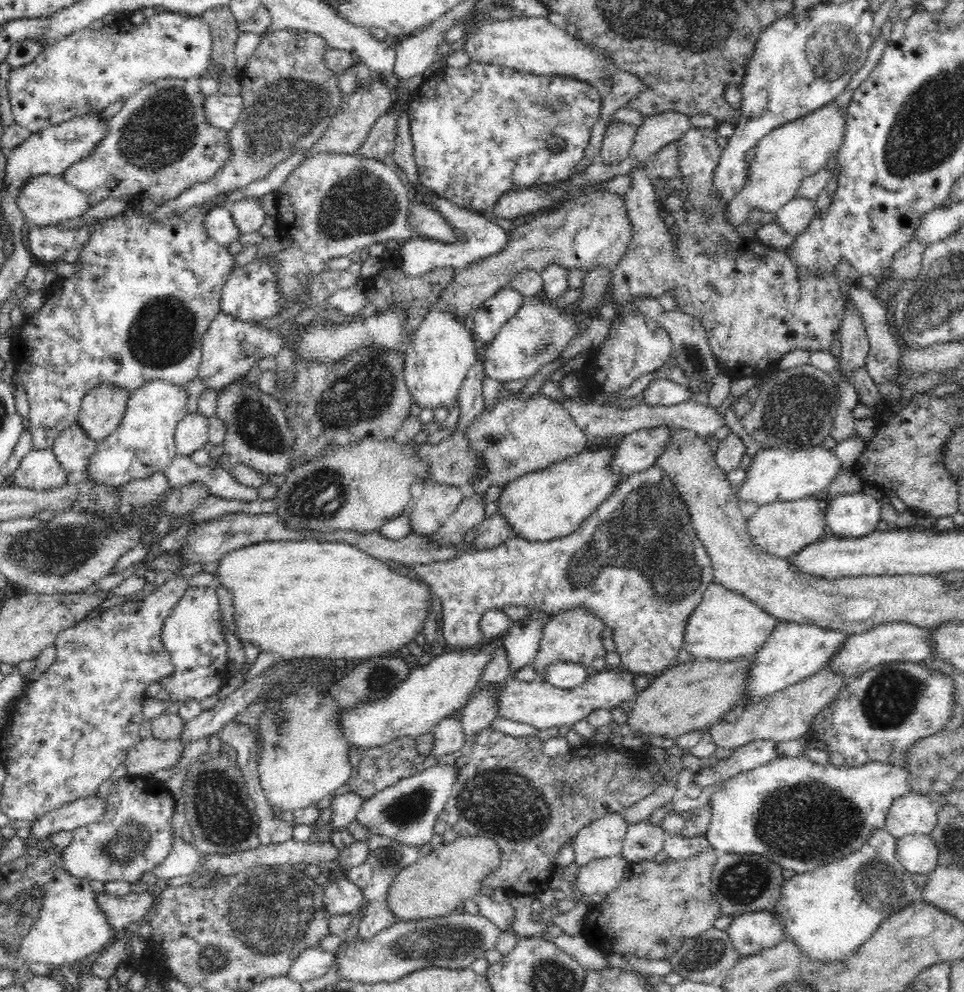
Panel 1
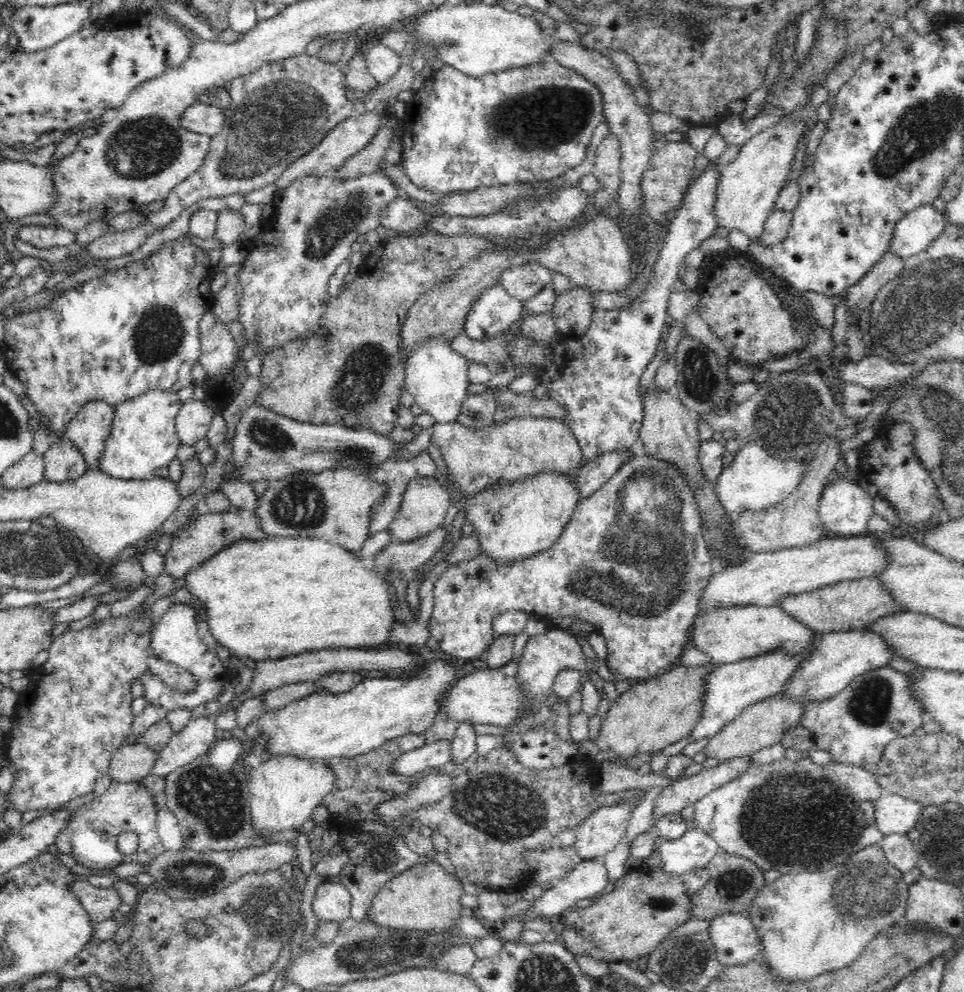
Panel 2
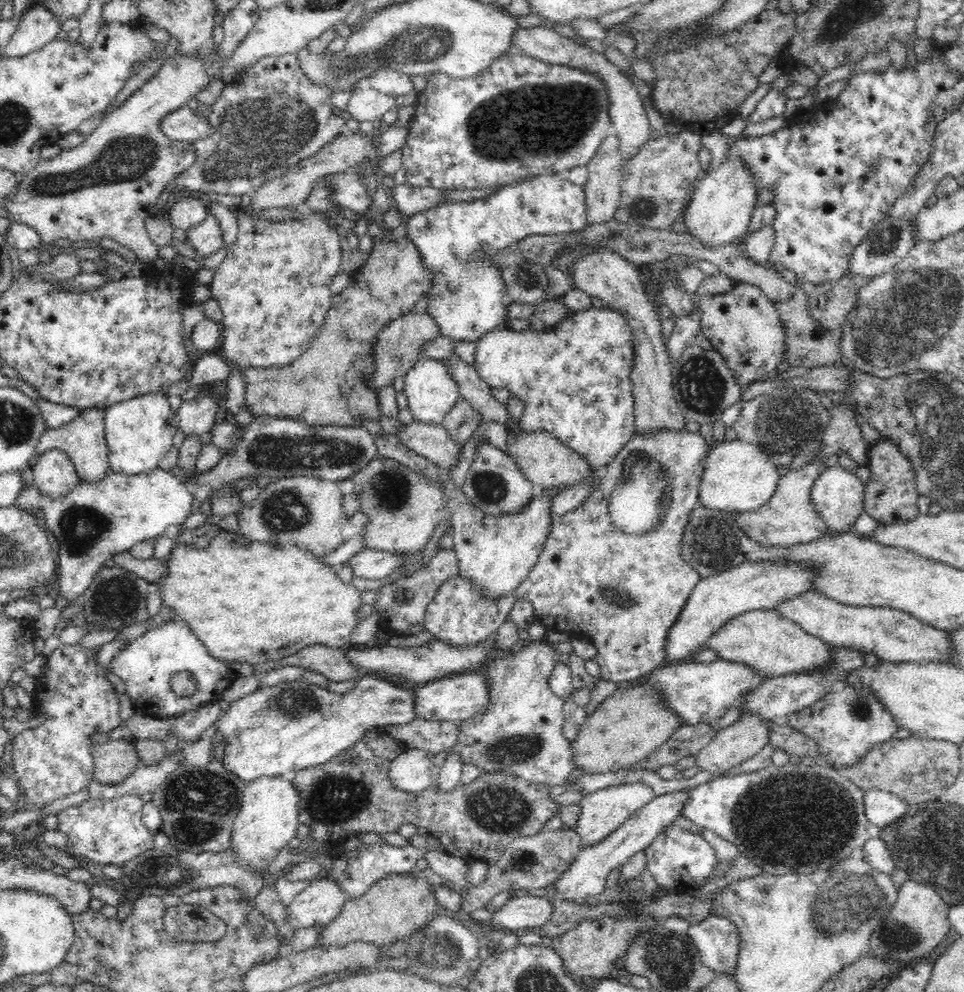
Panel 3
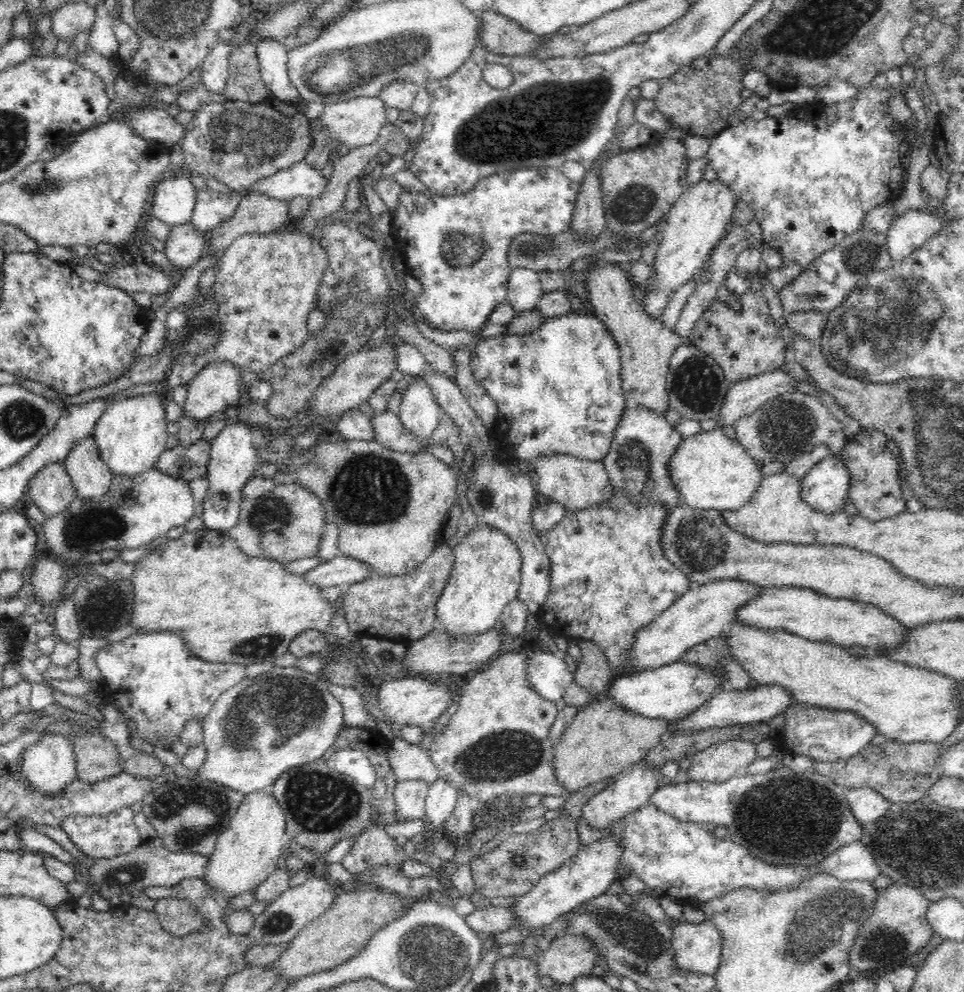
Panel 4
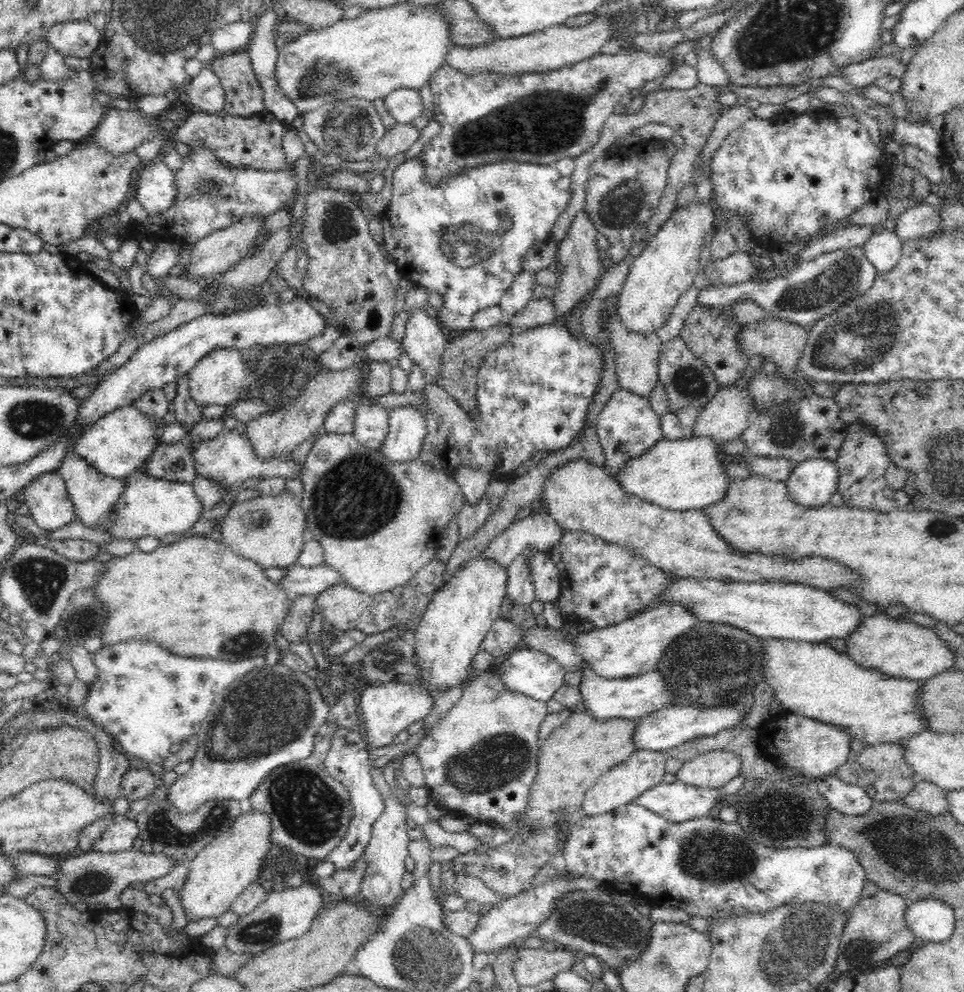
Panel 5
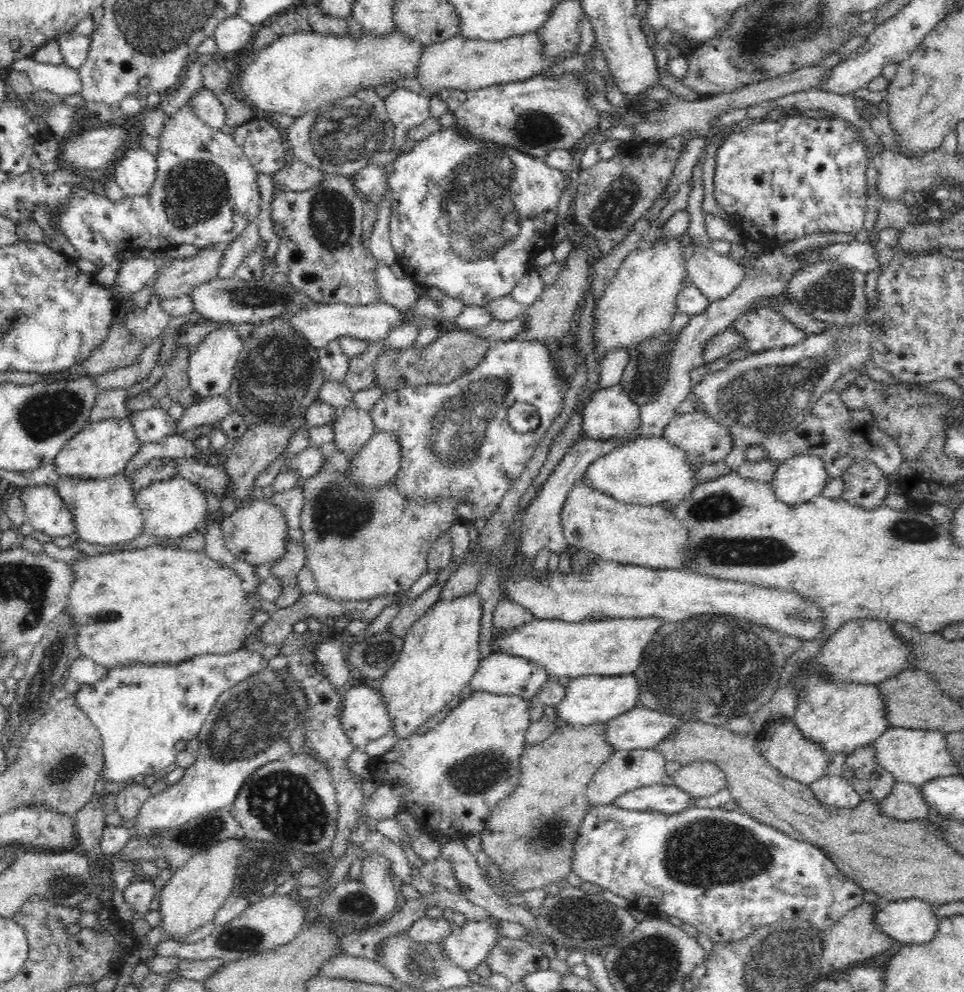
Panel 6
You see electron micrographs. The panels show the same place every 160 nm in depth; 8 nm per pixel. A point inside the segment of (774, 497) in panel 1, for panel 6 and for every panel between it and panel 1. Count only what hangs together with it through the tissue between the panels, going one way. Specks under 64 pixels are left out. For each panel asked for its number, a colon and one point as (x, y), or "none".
2: (754, 480)
3: (738, 477)
4: (710, 471)
5: (686, 473)
6: (649, 471)

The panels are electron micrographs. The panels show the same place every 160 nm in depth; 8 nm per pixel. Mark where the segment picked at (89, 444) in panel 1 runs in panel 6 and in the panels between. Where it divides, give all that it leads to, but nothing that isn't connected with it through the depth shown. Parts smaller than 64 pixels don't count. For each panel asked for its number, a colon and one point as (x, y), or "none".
2: (63, 461)
3: (54, 475)
4: (52, 490)
5: (49, 504)
6: (45, 511)

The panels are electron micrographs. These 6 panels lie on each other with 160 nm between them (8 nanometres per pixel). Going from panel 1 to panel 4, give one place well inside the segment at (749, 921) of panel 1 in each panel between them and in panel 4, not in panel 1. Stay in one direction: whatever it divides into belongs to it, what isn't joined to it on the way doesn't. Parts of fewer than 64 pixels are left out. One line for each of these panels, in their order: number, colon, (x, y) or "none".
2: (735, 939)
3: (717, 939)
4: (696, 947)

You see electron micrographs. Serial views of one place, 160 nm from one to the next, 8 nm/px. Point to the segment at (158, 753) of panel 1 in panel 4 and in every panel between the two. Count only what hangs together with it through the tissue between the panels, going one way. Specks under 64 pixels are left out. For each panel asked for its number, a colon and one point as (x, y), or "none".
2: (129, 762)
3: (115, 760)
4: (96, 756)

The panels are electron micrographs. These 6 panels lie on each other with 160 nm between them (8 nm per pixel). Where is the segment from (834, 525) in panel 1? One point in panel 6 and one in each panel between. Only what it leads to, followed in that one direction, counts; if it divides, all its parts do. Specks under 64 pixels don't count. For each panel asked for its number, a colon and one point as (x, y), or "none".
2: (845, 506)
3: (837, 494)
4: (825, 486)
5: (812, 482)
6: (799, 478)

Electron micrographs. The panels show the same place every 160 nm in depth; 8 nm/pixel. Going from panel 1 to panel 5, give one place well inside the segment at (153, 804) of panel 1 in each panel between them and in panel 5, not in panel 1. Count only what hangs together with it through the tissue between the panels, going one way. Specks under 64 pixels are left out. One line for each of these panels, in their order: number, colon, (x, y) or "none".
2: (125, 806)
3: (111, 831)
4: (103, 836)
5: (120, 835)

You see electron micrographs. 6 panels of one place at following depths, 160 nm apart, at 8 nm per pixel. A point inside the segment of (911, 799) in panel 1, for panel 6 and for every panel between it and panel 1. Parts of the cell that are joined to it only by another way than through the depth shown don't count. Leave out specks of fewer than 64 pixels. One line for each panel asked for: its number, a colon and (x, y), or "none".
2: (894, 814)
3: (882, 808)
4: (866, 804)
5: (851, 800)
6: (833, 789)

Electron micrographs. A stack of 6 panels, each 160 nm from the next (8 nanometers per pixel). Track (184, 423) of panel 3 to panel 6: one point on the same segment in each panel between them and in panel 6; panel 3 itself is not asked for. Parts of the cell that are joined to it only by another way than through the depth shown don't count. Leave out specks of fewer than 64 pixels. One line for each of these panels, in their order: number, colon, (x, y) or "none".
4: (219, 384)
5: (218, 378)
6: (212, 363)

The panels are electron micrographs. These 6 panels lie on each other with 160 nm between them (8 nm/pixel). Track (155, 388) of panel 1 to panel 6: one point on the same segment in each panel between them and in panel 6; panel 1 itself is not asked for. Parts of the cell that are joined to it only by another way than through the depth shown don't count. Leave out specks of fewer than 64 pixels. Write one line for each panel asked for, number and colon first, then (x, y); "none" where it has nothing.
2: (143, 437)
3: (139, 432)
4: (130, 435)
5: (118, 443)
6: (101, 450)

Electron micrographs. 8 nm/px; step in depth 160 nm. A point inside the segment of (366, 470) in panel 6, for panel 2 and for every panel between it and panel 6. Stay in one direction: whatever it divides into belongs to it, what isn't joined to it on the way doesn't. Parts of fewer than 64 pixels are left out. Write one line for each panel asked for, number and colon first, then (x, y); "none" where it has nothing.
2: (437, 377)
3: (430, 389)
4: (419, 412)
5: (407, 429)

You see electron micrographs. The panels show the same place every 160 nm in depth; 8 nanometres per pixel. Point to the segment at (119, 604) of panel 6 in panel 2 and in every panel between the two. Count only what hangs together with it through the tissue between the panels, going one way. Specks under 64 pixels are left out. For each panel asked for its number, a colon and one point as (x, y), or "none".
2: (266, 600)
3: (249, 602)
4: (229, 608)
5: (196, 598)

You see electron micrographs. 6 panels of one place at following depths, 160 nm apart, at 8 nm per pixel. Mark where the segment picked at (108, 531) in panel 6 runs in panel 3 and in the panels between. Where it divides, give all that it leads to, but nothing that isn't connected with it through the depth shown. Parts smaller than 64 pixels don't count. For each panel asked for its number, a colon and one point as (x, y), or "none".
3: (83, 440)
4: (91, 476)
5: (94, 495)

